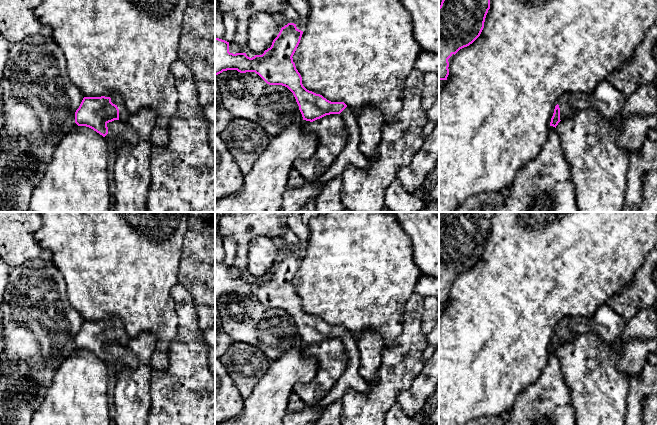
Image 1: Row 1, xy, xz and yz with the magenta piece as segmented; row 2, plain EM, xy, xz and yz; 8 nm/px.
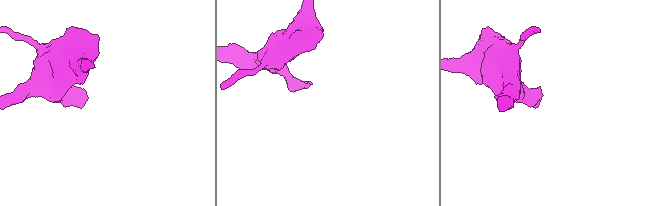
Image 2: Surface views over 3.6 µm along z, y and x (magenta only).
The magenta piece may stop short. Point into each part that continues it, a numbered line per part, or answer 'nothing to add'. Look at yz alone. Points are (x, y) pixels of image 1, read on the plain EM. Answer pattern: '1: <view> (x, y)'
1: yz (609, 326)

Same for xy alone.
1: xy (124, 339)

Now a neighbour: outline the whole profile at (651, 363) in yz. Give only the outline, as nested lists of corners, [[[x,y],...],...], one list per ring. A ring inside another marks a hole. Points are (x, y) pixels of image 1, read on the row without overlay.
[[[652,352],[642,368],[639,377],[630,378],[630,389],[627,396],[625,425],[642,425],[643,403],[647,396],[657,393],[657,352]]]

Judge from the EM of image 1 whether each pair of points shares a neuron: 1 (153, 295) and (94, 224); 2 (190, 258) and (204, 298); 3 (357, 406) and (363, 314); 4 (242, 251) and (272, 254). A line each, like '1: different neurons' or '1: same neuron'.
1: same neuron
2: same neuron
3: different neurons
4: different neurons

